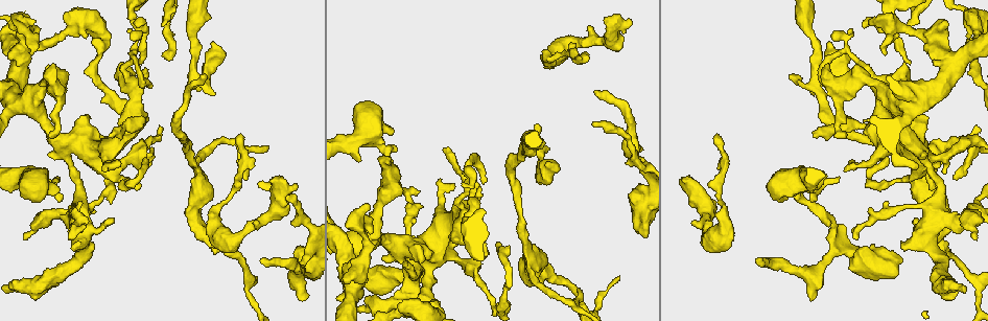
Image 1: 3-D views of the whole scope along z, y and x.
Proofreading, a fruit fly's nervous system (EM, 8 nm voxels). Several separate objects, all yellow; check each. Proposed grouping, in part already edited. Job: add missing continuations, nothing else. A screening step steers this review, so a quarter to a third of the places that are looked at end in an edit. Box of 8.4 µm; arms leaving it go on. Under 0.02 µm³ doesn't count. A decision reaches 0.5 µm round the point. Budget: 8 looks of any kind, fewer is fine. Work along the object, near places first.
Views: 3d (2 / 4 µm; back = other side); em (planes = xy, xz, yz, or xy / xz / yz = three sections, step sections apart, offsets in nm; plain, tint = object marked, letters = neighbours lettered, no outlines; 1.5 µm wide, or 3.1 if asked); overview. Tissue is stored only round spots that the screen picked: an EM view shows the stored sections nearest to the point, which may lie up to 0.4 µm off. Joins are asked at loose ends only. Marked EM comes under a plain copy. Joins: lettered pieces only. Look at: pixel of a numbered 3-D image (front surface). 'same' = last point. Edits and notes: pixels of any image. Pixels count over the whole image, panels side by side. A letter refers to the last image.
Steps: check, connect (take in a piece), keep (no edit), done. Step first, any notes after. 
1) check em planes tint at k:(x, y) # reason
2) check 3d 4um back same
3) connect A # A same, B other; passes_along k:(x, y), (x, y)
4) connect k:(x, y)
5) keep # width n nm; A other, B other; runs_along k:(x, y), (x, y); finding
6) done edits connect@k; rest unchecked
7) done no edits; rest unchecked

check em planes letters at 1:(817, 137) # branch stops here

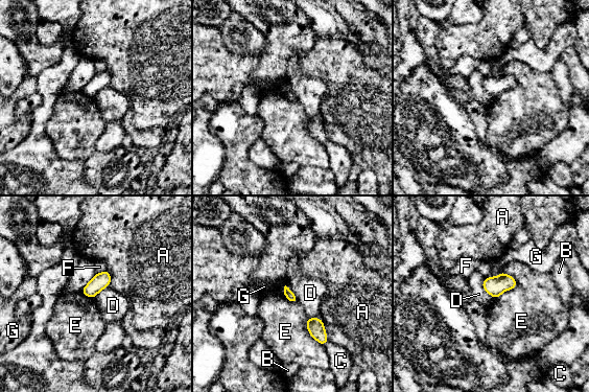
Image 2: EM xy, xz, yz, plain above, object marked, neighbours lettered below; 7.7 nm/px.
keep # A other, B other, C other, D other, E other, F other, G other; border 2:(503, 271), (516, 285), (495, 299); no lettered piece goes on from it

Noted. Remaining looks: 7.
check em planes letters at 1:(953, 178) # tapers out

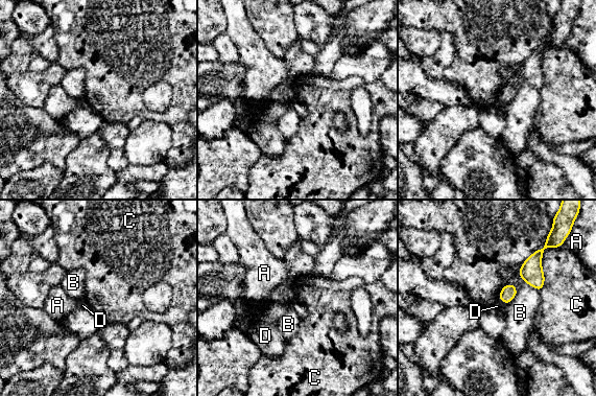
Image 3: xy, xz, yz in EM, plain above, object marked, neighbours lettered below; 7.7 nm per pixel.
keep # width 110 nm; A other, B other, C other, D other; border 3:(499, 298), (507, 304); no lettered piece goes on from it

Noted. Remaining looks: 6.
check 3d 4um at 1:(307, 298) # branch stops here

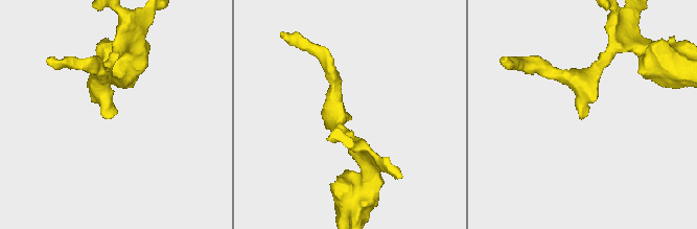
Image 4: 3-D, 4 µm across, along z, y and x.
check em planes letters at 4:(582, 118) # now the EM

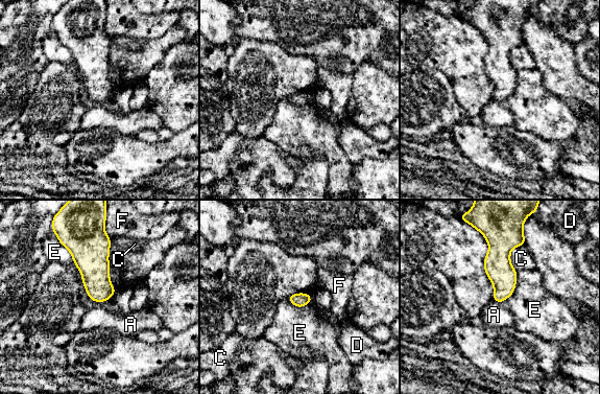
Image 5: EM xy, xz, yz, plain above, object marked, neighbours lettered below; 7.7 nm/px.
keep # A other, C other, D other, E other, F other; border 5:(58, 239), (87, 295), (109, 300); no lettered piece goes on from it

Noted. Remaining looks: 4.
done no edits; rest unchecked

